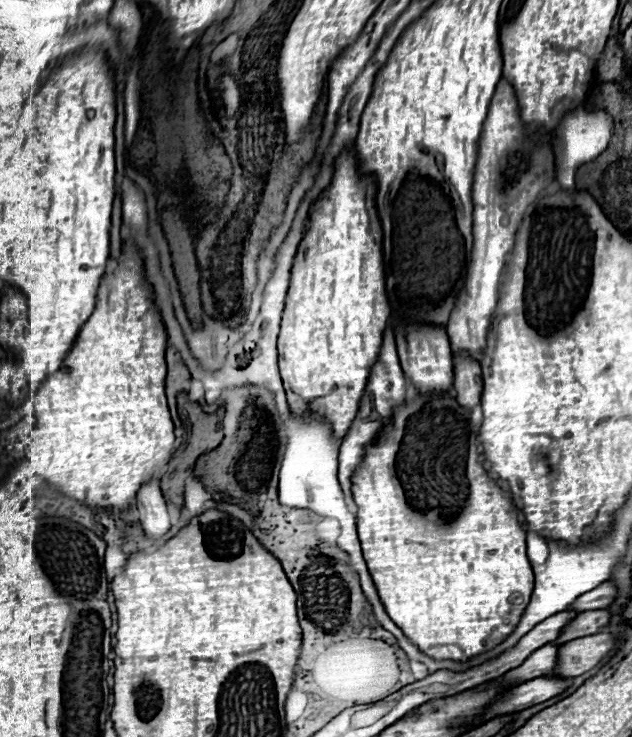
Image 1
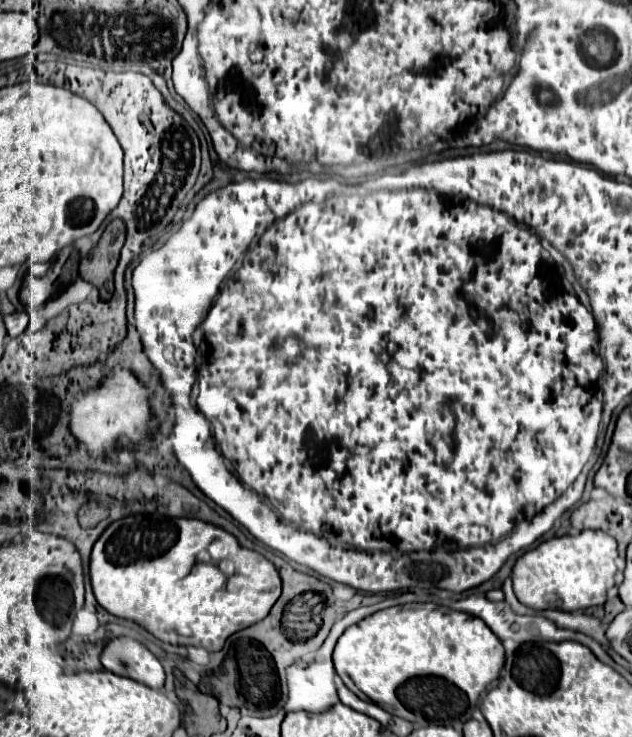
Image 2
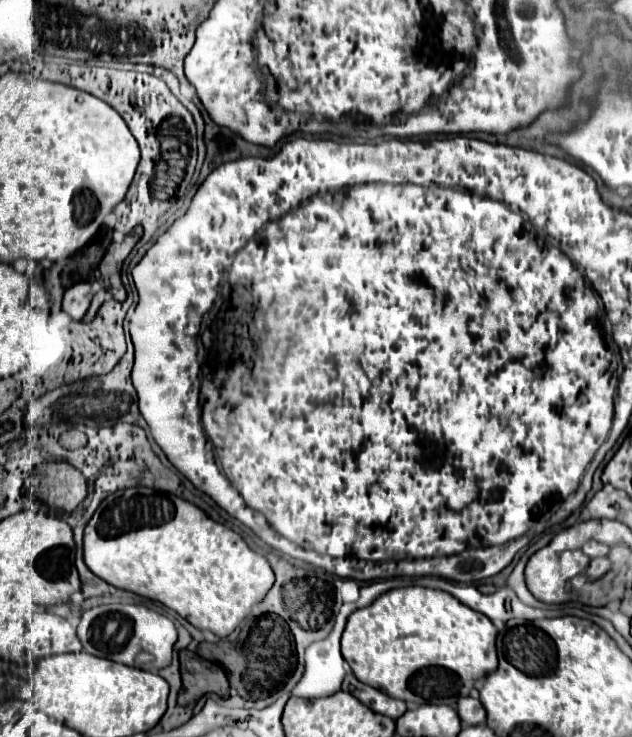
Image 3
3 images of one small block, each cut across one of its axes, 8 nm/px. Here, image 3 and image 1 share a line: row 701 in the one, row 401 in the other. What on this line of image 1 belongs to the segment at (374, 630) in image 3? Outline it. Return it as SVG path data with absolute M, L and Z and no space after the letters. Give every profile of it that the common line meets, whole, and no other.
M450 386L444 394L420 394L412 400L404 400L402 406L394 412L392 422L384 426L384 432L366 448L358 468L352 474L352 494L358 506L358 536L362 542L362 552L372 574L372 580L378 588L380 600L396 626L428 656L436 660L468 660L480 652L486 652L500 644L508 634L514 632L520 616L528 604L528 598L534 588L534 572L526 558L526 530L518 520L518 512L512 506L512 498L490 478L488 470L478 460L476 430L470 422L470 412L456 402L456 390Z

